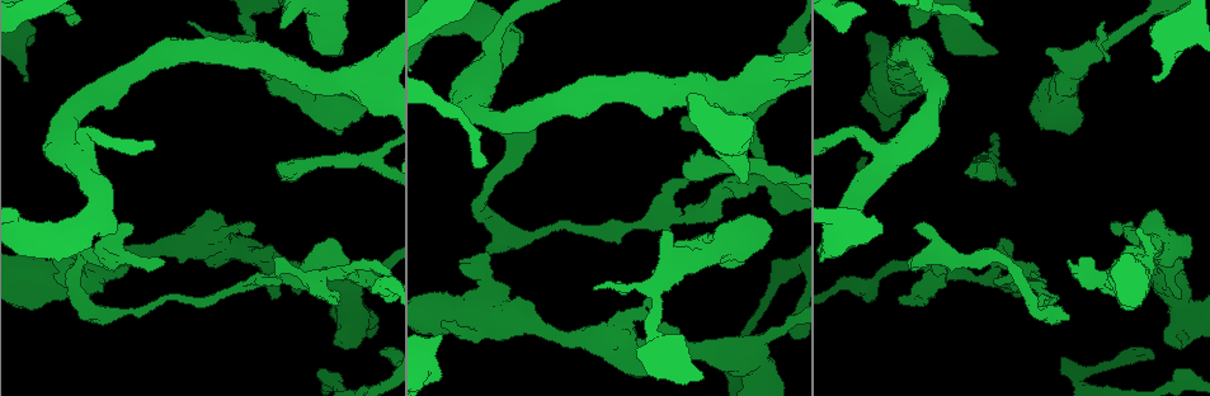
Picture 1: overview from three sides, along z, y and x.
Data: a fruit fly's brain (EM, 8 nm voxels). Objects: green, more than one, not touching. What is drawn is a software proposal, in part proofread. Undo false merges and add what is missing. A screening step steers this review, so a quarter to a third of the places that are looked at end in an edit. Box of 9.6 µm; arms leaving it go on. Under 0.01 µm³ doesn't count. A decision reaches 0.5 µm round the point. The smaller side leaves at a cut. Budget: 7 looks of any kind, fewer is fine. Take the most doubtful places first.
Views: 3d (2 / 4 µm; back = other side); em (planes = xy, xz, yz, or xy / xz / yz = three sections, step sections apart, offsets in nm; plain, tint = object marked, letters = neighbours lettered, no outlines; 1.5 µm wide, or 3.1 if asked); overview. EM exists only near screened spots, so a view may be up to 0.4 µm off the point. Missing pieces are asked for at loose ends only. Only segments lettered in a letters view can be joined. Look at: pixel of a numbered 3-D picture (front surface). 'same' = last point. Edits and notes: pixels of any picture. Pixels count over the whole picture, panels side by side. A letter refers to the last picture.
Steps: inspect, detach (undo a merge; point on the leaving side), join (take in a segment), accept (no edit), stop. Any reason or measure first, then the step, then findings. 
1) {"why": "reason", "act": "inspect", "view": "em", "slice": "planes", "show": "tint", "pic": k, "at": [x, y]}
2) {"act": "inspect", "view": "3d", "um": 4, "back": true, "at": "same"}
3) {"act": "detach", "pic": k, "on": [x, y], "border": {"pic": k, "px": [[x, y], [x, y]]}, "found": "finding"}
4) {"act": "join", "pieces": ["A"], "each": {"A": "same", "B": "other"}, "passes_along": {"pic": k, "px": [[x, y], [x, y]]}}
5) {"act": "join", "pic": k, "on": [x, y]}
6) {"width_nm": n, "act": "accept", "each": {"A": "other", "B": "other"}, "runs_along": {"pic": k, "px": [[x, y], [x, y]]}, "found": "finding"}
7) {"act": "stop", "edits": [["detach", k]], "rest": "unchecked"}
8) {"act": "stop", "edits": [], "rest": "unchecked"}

{"why": "sharp bend", "act": "inspect", "view": "3d", "um": 2, "pic": 1, "at": [1034, 277]}

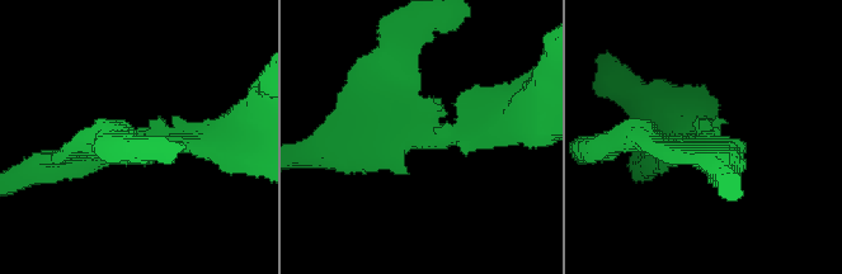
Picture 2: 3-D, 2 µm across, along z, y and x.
{"why": "need the tissue", "act": "inspect", "view": "em", "slice": "xy", "step": 4, "show": "letters", "pic": 2, "at": [423, 138]}

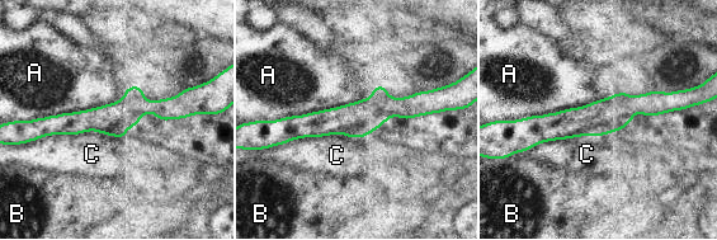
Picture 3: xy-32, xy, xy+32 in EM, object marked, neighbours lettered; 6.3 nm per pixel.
{"act": "accept", "each": {"A": "other", "B": "other", "C": "other"}, "found": "all the same neuron"}

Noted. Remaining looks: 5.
{"why": "free end", "act": "inspect", "view": "3d", "um": 2, "back": true, "pic": 1, "at": [26, 79]}

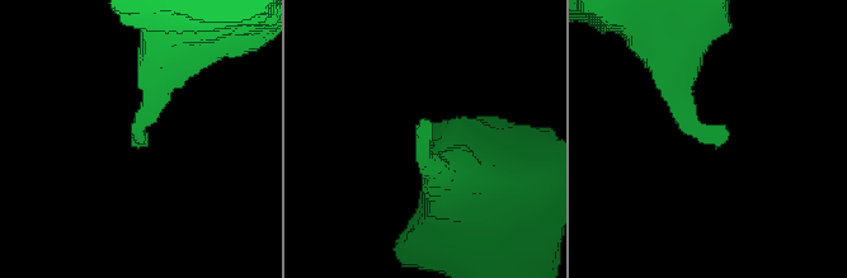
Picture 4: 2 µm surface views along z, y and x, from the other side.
{"act": "inspect", "view": "em", "slice": "planes", "show": "plain", "pic": 4, "at": [144, 141]}

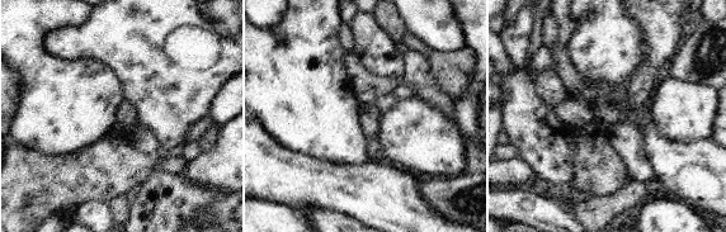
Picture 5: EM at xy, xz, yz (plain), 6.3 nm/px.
{"why": "what lies round it", "act": "inspect", "view": "em", "slice": "planes", "show": "letters", "at": "same"}

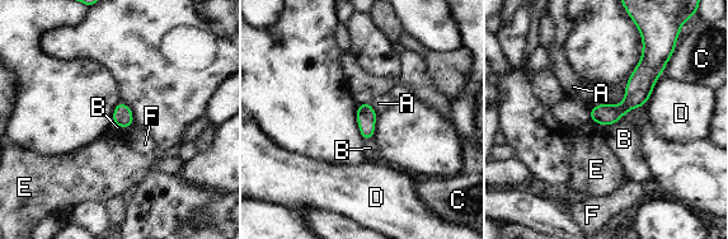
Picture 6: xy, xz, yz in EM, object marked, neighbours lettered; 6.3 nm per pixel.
{"act": "accept", "each": {"A": "other", "B": "other", "C": "other", "D": "other", "E": "other", "F": "other"}, "found": "no lettered segment goes on from it"}

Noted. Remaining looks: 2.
{"why": "branch stops here", "act": "inspect", "view": "em", "slice": "xy", "step": 4, "show": "tint", "pic": 1, "at": [162, 263]}

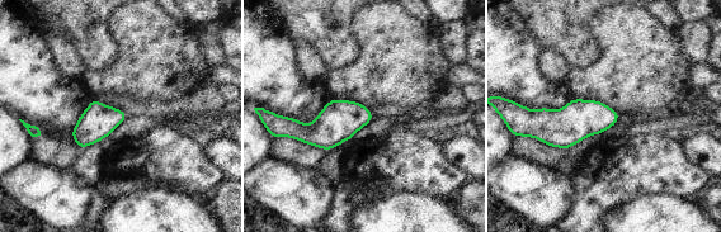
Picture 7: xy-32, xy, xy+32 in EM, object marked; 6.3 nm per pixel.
{"act": "inspect", "view": "em", "slice": "planes", "show": "letters", "at": "same"}

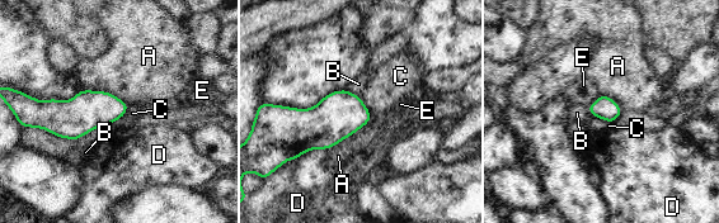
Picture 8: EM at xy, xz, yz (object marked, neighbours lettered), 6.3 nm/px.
{"act": "accept", "each": {"A": "other", "B": "other", "C": "other", "D": "other", "E": "other"}, "border": {"pic": 8, "px": [[588, 112], [611, 124]]}, "found": "none of them fits"}

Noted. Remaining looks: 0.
{"act": "stop", "edits": [], "rest": "unchecked"}

